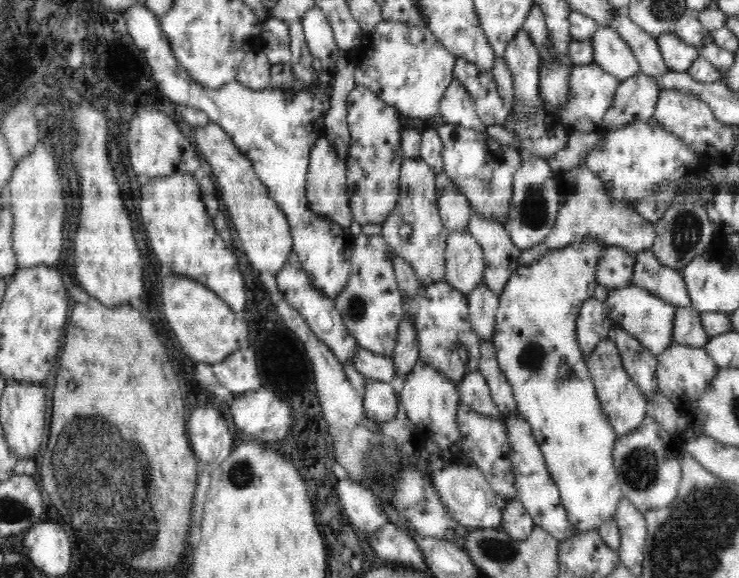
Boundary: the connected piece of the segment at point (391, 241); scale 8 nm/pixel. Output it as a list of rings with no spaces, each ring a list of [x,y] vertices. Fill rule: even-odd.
[[[421,157],[402,161],[399,198],[392,214],[381,224],[381,236],[393,248],[396,257],[403,258],[416,271],[420,284],[436,285],[445,280],[445,250],[449,231],[441,221],[436,202],[436,173]]]

